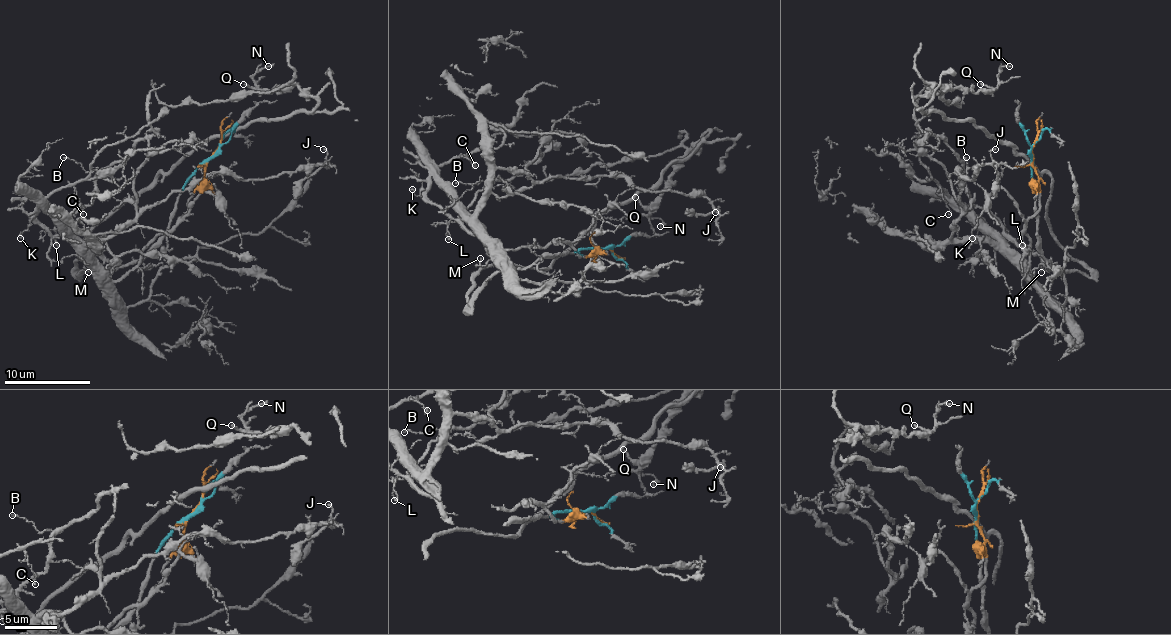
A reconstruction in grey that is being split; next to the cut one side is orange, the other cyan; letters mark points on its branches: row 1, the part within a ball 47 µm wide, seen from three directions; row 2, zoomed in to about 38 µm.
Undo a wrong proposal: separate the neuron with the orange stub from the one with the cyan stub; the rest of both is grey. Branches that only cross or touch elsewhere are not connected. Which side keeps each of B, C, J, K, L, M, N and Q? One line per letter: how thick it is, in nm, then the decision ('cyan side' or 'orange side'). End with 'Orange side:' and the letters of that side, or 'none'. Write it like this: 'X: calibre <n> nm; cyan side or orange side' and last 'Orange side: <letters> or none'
B: calibre 110 nm; cyan side
C: calibre 90 nm; orange side
J: calibre 140 nm; orange side
K: calibre 140 nm; cyan side
L: calibre 110 nm; cyan side
M: calibre 80 nm; cyan side
N: calibre 200 nm; cyan side
Q: calibre 150 nm; cyan side
Orange side: C, J

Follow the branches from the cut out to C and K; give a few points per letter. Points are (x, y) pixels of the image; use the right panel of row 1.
C: (1031, 155), (1038, 183), (1038, 211), (1023, 230), (1029, 239), (1031, 280), (939, 187), (947, 206), (947, 215)
K: (1031, 155), (1038, 249), (1051, 267), (1019, 243), (997, 236), (978, 217), (971, 221), (978, 230), (971, 239)

